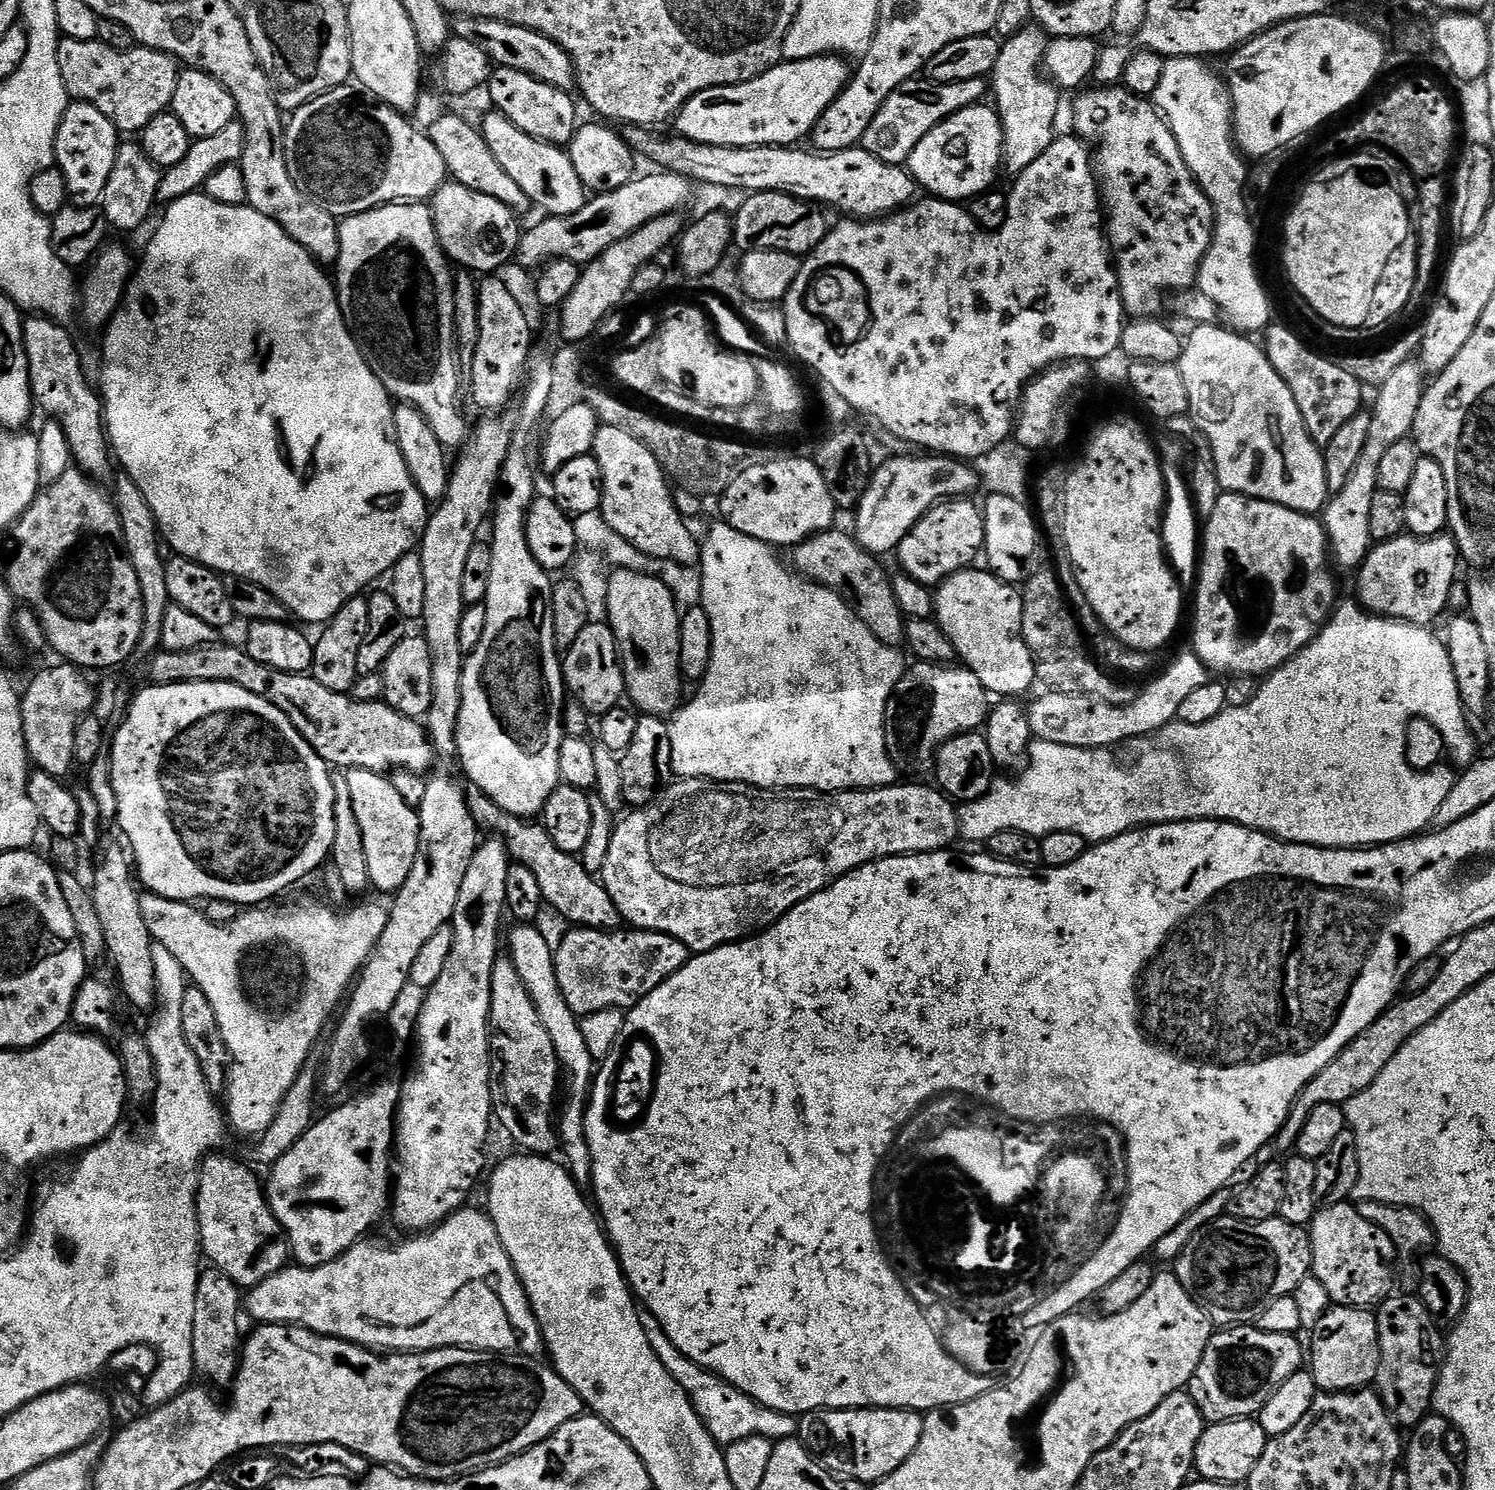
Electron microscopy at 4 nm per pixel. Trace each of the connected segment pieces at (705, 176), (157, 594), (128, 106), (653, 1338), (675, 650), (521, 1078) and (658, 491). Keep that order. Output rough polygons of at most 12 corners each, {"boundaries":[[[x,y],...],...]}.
{"boundaries":[[[623,129],[660,170],[743,194],[785,192],[848,218],[913,203],[903,167],[863,146],[732,148]],[[129,476],[114,499],[124,552],[142,590],[144,625],[135,655],[161,651],[172,605],[154,510]],[[64,38],[73,101],[139,134],[171,109],[175,56]],[[638,1307],[654,1354],[716,1444],[797,1435],[797,1417],[695,1364]],[[657,575],[607,577],[627,699],[675,716],[681,609]],[[511,959],[492,975],[495,1119],[523,1151],[558,1148],[562,1084]],[[601,426],[600,512],[642,554],[699,565],[652,451]]]}

